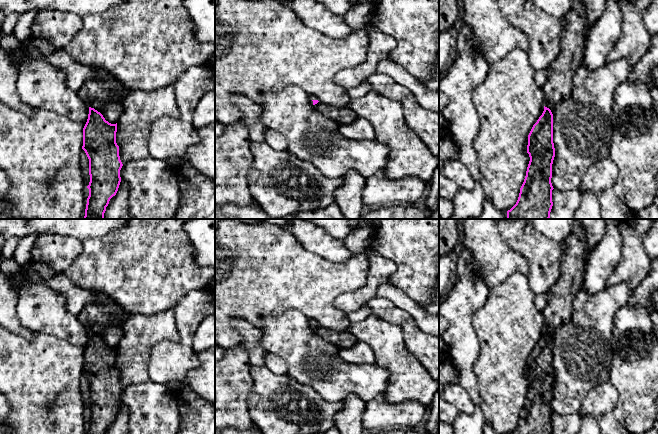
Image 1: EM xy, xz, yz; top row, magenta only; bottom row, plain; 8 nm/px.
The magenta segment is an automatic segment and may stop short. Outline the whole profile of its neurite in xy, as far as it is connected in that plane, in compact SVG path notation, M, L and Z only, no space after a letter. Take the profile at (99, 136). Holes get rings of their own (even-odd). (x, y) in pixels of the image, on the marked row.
M92 69L94 74L77 91L89 106L82 146L89 159L90 175L84 219L104 219L106 207L118 191L123 164L116 143L117 123L106 121L100 110L105 102L120 101L130 91L108 72Z

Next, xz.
M312 100L313 105L325 117L336 121L339 125L347 125L355 121L358 115L349 107L336 108L326 105L318 100Z

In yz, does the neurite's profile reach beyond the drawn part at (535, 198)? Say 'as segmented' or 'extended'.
extended

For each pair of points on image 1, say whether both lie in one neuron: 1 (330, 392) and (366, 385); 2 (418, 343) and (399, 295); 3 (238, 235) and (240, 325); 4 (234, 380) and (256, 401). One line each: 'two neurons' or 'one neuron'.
1: one neuron
2: two neurons
3: two neurons
4: two neurons

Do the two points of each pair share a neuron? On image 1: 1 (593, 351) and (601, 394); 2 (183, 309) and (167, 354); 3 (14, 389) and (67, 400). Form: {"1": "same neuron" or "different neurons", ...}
{"1": "different neurons", "2": "same neuron", "3": "same neuron"}

